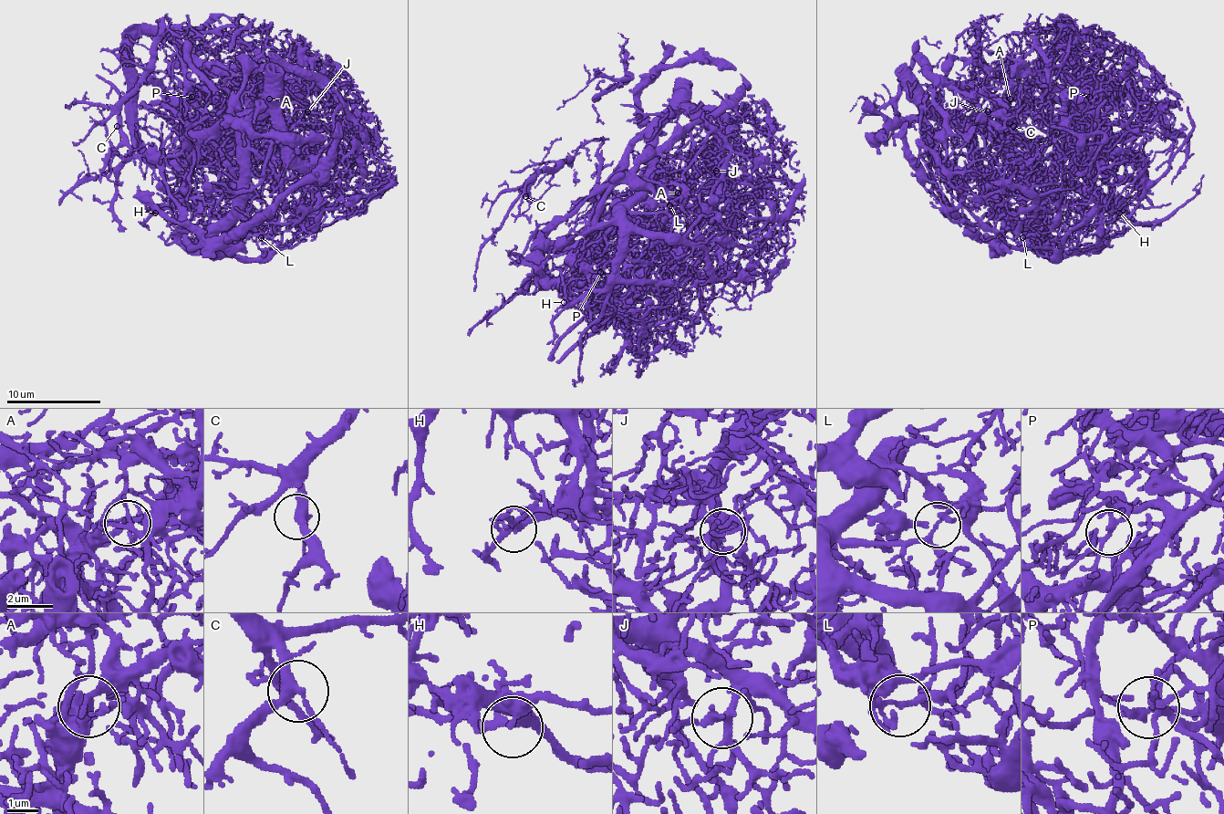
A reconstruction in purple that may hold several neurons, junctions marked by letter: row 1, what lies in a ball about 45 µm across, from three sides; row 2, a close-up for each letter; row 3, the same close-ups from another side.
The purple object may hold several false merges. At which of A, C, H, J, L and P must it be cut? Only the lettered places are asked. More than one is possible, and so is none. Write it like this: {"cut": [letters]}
{"cut": ["A", "L", "P"]}

